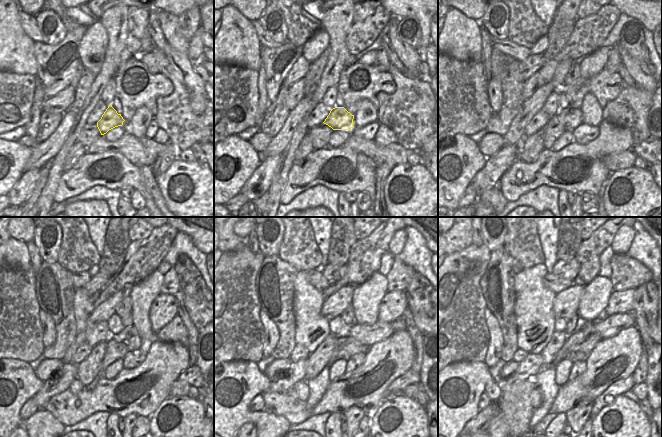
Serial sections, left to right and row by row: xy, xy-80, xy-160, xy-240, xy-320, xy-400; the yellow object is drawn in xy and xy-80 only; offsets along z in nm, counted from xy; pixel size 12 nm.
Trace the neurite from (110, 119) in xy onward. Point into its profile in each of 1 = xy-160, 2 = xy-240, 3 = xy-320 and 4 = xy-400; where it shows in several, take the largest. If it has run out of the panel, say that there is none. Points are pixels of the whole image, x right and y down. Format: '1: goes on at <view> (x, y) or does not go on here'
1: goes on at xy-160 (571, 118)
2: goes on at xy-240 (129, 335)
3: goes on at xy-320 (368, 335)
4: goes on at xy-400 (607, 327)

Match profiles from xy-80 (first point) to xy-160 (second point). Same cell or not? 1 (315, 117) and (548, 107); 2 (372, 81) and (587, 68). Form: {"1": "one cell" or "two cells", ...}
{"1": "two cells", "2": "two cells"}

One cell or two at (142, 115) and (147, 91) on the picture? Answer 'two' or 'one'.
two

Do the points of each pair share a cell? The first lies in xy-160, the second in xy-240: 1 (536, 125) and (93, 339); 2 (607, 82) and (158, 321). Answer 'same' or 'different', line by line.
1: different
2: same

